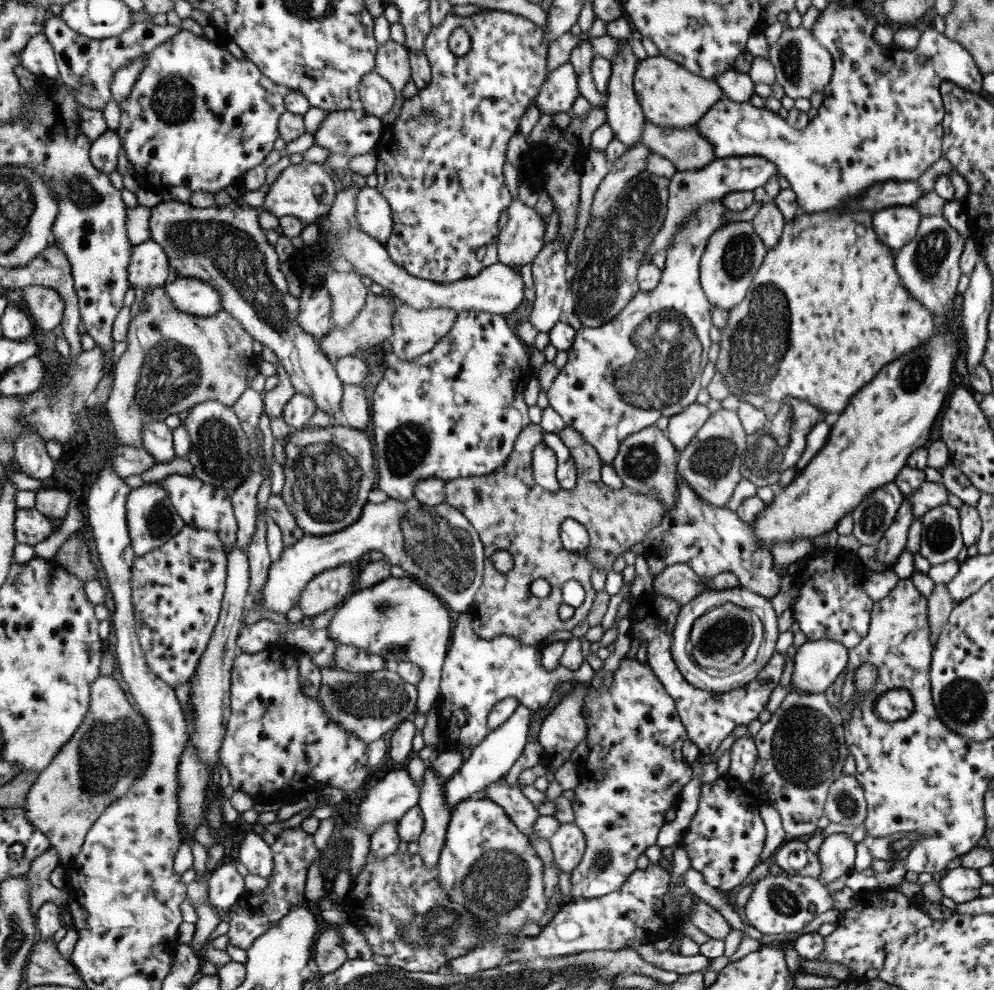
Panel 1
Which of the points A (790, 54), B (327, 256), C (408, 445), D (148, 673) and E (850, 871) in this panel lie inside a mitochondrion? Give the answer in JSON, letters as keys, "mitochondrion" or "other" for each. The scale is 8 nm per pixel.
{"A":"mitochondrion","B":"other","C":"mitochondrion","D":"other","E":"other"}

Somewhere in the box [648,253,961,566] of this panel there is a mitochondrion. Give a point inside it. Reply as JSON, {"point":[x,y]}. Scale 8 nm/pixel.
{"point":[757,344]}

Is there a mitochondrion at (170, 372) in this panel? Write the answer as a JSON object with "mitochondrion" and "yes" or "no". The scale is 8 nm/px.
{"mitochondrion":"yes"}

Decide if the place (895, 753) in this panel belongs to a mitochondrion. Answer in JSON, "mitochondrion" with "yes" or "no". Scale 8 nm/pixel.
{"mitochondrion":"no"}

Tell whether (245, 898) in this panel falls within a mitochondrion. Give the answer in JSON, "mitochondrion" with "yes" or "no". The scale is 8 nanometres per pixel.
{"mitochondrion":"no"}

